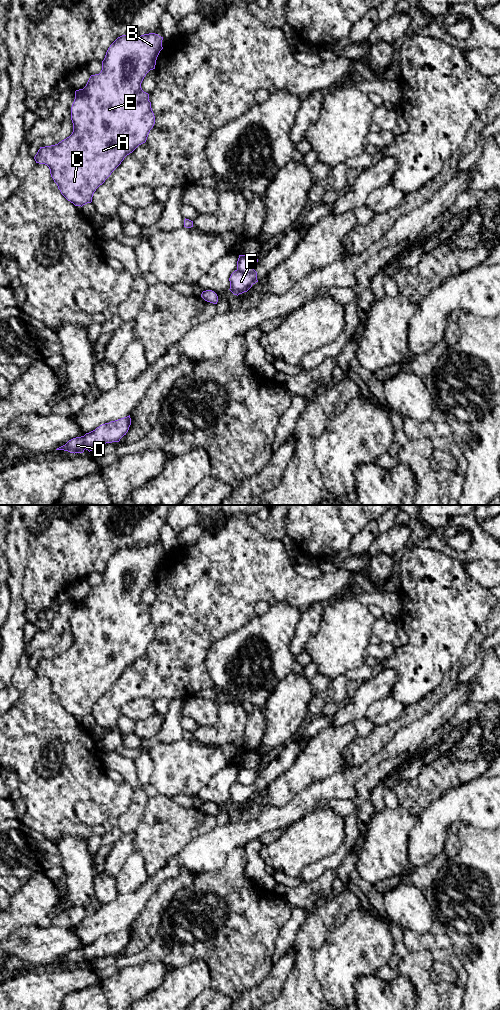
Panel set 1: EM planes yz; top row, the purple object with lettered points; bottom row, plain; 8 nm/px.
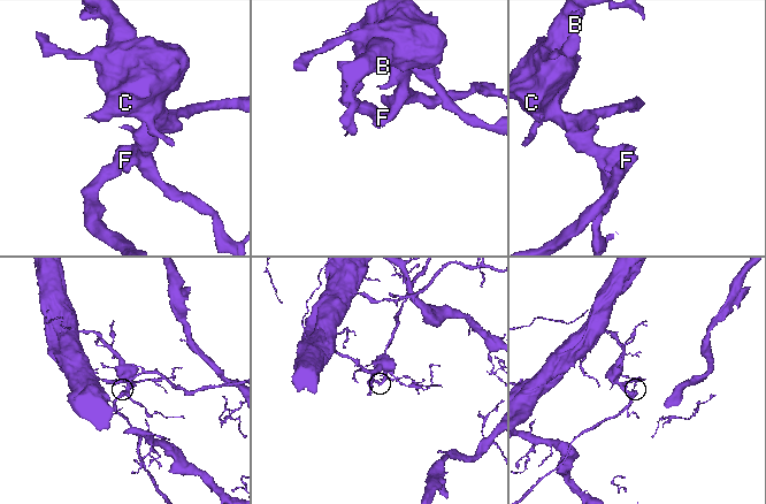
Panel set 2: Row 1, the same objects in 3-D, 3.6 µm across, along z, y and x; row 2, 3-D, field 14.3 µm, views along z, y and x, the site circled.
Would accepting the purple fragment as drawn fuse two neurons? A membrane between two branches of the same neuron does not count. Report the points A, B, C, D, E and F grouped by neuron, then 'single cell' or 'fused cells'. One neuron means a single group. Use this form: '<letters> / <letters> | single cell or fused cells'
A B C E / D F | fused cells

